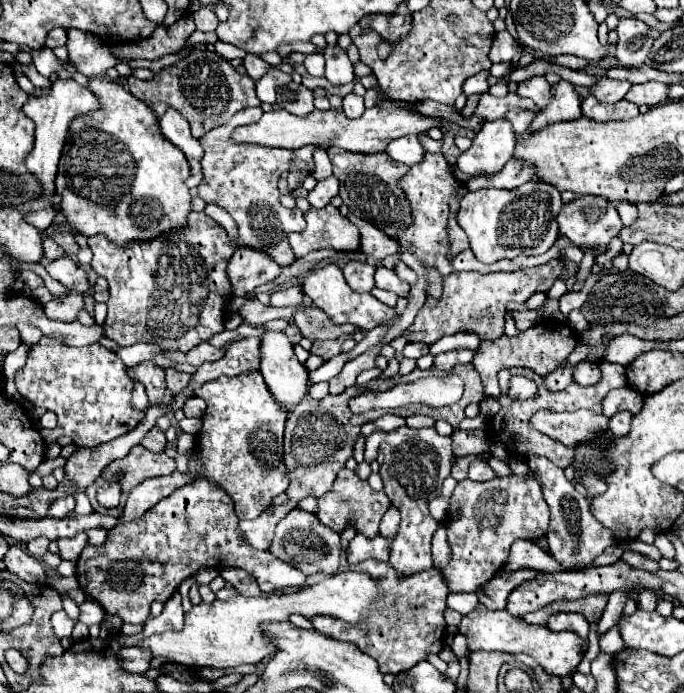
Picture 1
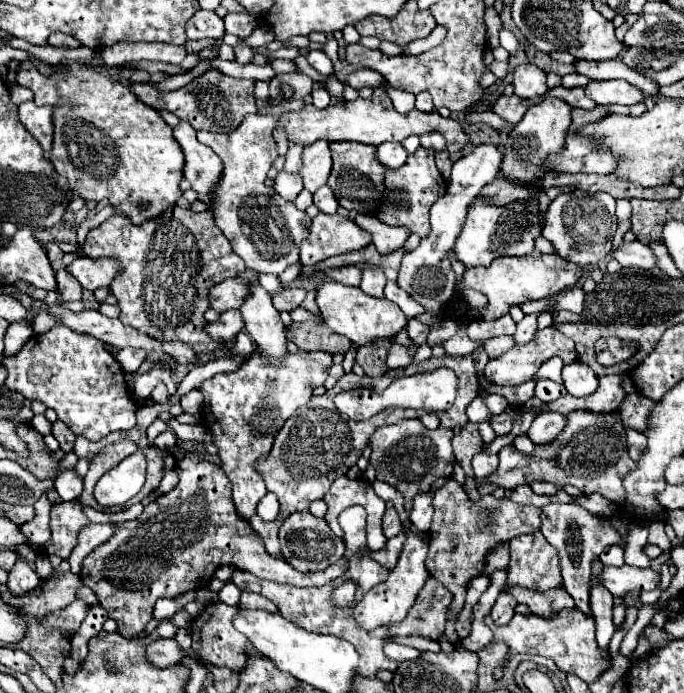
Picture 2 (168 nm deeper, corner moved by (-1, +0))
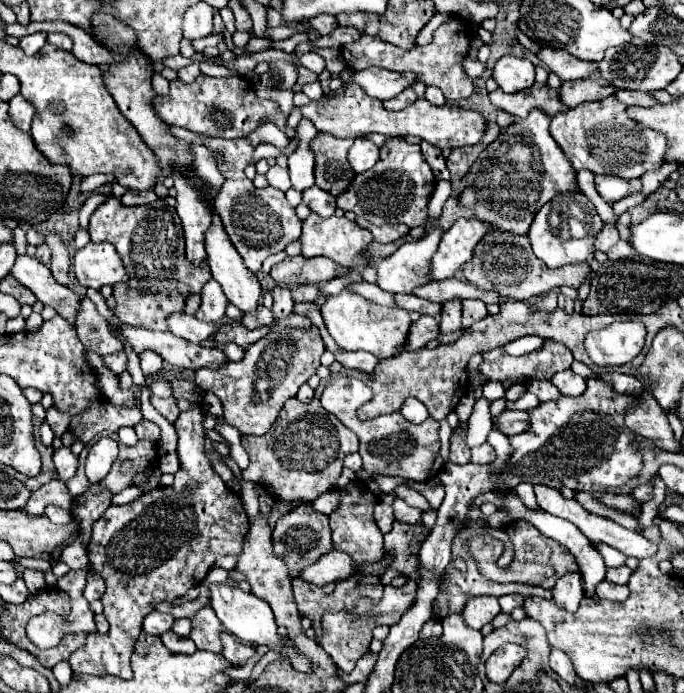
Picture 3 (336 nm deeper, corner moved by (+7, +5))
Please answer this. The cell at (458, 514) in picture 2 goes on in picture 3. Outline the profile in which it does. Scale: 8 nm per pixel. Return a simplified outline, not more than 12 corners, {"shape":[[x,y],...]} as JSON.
{"shape":[[402,484],[392,493],[409,506],[422,511],[430,510],[430,504],[416,490]]}

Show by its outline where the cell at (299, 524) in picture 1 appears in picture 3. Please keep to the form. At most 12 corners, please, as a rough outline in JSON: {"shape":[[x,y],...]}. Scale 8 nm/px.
{"shape":[[310,504],[278,518],[274,556],[290,578],[328,554],[328,516]]}

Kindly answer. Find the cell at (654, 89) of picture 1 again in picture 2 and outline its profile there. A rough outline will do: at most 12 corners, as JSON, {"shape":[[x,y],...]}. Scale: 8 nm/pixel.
{"shape":[[590,81],[598,105],[636,105],[646,95],[626,81]]}

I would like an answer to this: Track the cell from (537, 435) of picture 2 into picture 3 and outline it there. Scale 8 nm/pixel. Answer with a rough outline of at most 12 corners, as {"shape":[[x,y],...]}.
{"shape":[[504,410],[492,422],[504,436],[526,432],[528,414]]}

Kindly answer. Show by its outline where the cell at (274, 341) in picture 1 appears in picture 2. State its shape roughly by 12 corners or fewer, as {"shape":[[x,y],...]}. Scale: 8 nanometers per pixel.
{"shape":[[254,285],[240,311],[268,359],[286,359],[286,327],[270,295]]}

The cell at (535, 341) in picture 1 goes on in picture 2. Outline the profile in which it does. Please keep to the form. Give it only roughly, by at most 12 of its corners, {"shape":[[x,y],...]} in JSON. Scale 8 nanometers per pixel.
{"shape":[[538,329],[530,343],[490,359],[492,385],[530,381],[550,357],[576,359],[574,341],[558,329]]}

